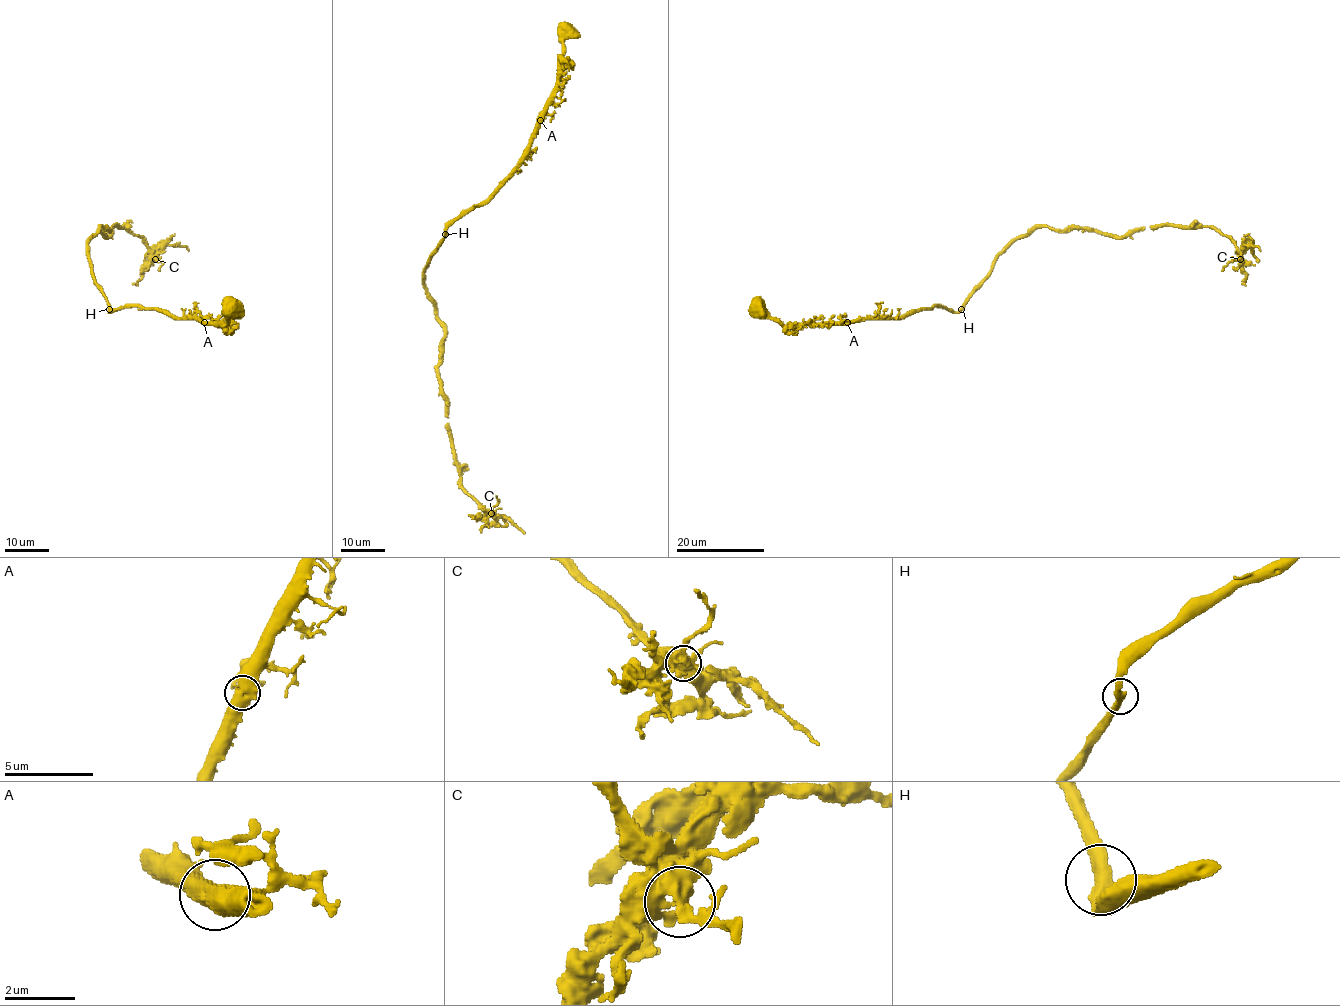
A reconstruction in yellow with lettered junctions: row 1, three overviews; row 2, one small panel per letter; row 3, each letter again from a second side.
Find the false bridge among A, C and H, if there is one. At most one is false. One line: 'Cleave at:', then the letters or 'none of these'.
Cleave at: none of these

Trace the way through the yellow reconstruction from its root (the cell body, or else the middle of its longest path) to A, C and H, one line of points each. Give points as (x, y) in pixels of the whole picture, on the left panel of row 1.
A: (230, 311), (224, 325), (204, 323)
C: (230, 311), (224, 325), (110, 312), (88, 241), (126, 227), (155, 259)
H: (230, 311), (224, 325), (212, 325), (197, 318), (173, 318), (139, 306), (120, 306), (111, 312), (109, 308)

